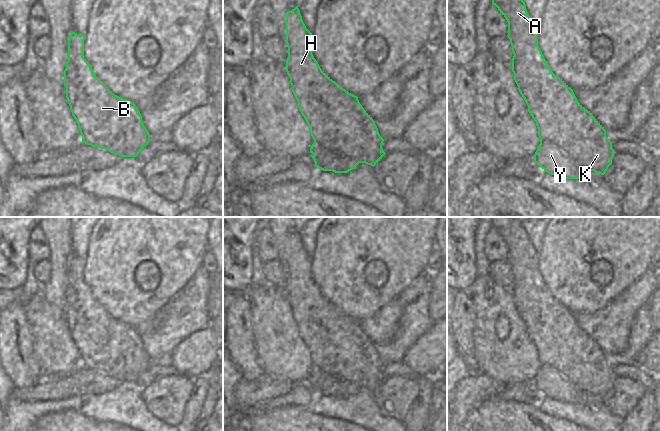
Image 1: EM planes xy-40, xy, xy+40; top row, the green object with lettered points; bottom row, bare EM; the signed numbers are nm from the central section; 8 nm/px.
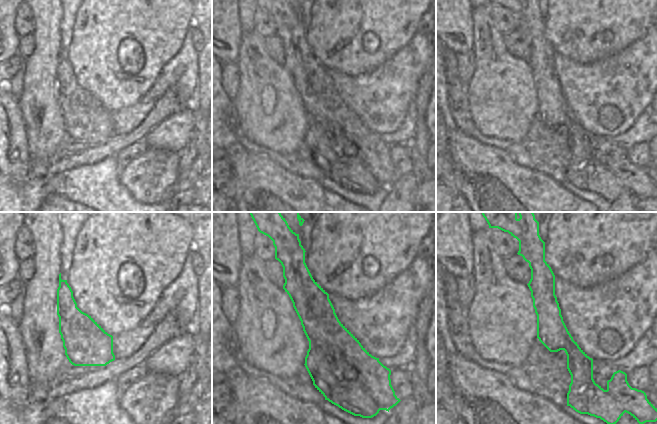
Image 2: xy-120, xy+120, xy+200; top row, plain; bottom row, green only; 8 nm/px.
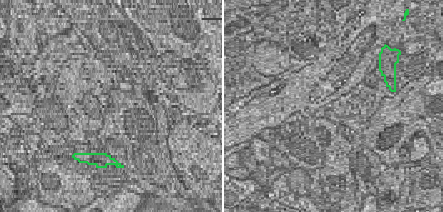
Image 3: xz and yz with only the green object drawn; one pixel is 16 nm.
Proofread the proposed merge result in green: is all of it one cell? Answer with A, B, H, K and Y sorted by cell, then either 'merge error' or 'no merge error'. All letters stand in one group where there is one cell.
groups A B H K / Y; merge error

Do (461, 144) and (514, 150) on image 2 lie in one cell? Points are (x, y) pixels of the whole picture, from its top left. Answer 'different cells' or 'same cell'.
different cells

